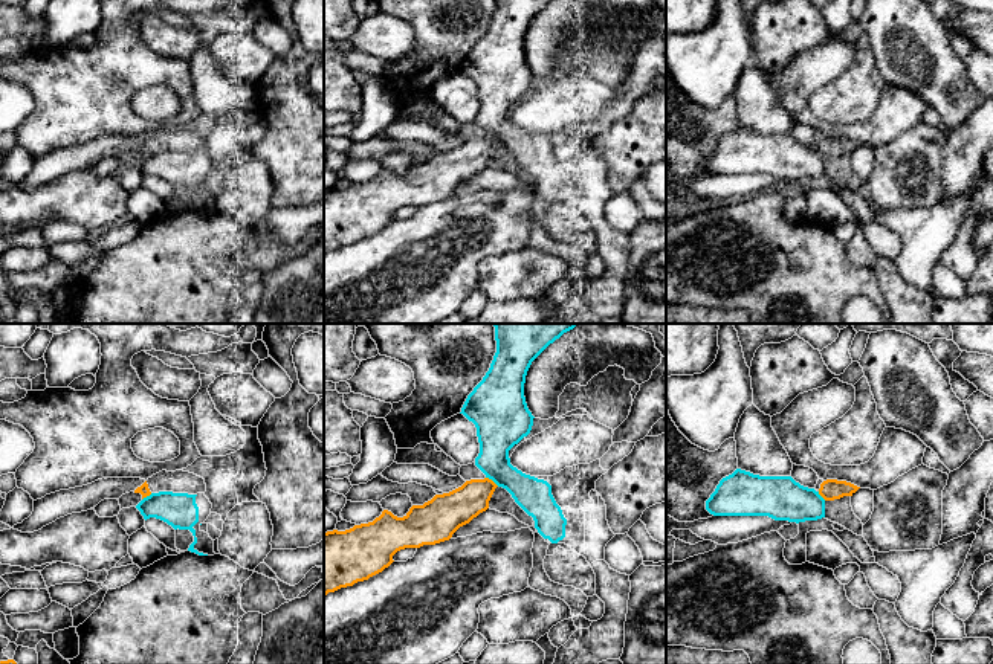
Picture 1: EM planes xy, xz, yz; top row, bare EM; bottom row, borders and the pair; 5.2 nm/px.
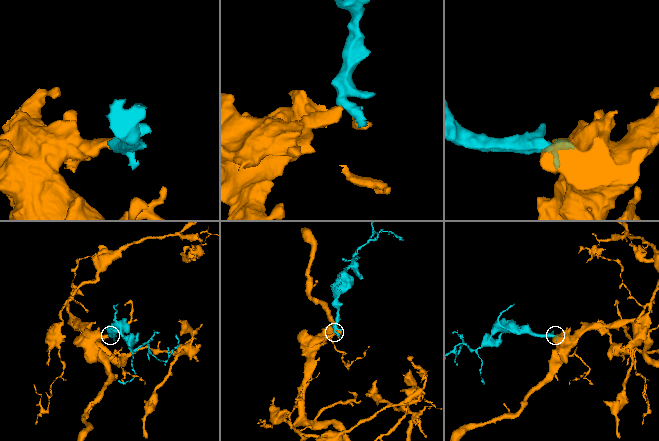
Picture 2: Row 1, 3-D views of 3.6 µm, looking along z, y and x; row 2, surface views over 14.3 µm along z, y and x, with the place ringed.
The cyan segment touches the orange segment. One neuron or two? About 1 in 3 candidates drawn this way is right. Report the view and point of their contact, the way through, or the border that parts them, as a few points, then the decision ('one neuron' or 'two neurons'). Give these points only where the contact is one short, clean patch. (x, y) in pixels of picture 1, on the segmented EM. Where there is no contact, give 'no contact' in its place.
xz (492, 480) | along xz (486, 477), (498, 486) | two neurons

